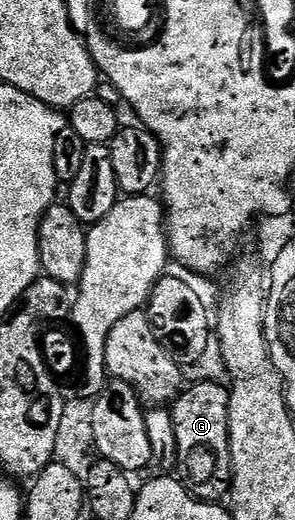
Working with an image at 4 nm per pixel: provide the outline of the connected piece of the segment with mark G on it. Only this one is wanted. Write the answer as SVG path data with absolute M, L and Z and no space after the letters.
M217 382L186 385L171 404L175 420L175 441L179 444L176 473L201 502L220 503L228 495L233 481L229 447L229 388Z

